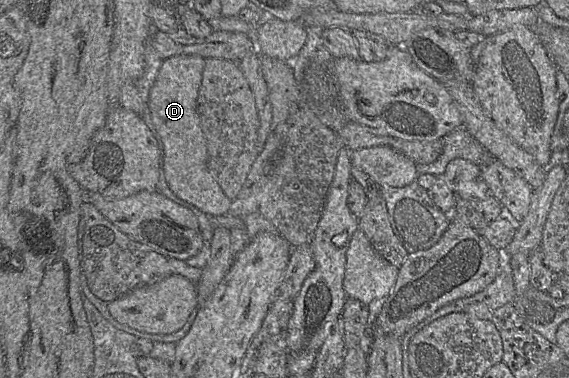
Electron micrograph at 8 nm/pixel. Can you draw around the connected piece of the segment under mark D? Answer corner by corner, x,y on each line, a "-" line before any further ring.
177,55
163,60
150,90
149,112
162,141
164,176
170,190
208,216
221,216
230,210
232,201
225,195
208,167
208,152
198,113
198,95
205,58
199,55

